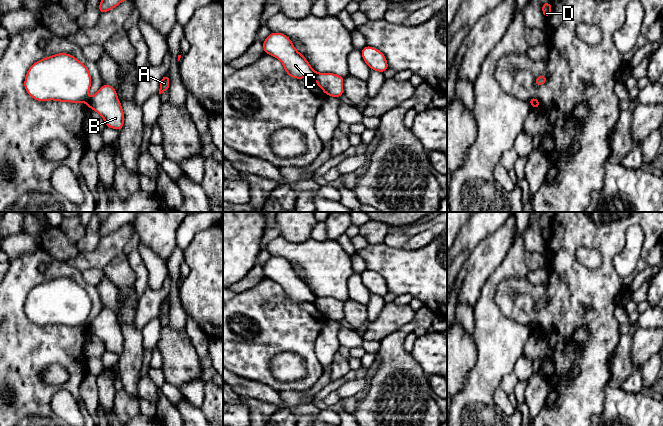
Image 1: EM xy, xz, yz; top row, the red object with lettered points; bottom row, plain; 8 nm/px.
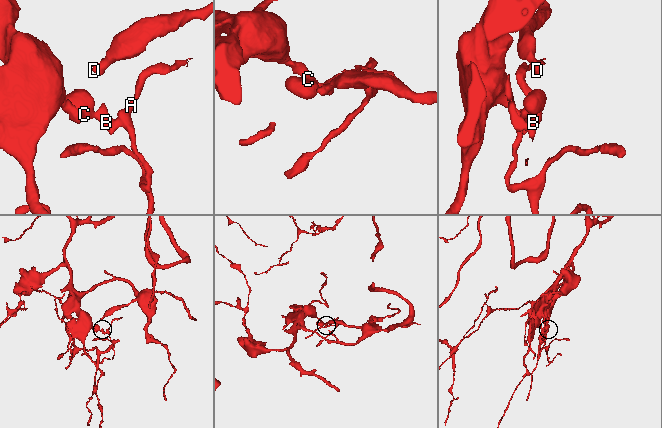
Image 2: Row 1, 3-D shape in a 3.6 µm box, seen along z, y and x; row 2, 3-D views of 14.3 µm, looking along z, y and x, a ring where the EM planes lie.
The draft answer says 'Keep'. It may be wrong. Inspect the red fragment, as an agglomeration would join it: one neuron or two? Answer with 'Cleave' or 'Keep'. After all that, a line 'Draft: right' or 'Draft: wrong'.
Cleave
Draft: wrong

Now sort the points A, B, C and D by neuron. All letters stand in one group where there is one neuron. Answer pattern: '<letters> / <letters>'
A B / C D

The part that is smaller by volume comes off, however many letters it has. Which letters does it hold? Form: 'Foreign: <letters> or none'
Foreign: A, B

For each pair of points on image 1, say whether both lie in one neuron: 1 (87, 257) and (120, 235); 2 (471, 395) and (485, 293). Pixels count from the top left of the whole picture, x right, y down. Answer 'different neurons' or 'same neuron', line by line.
1: same neuron
2: same neuron

